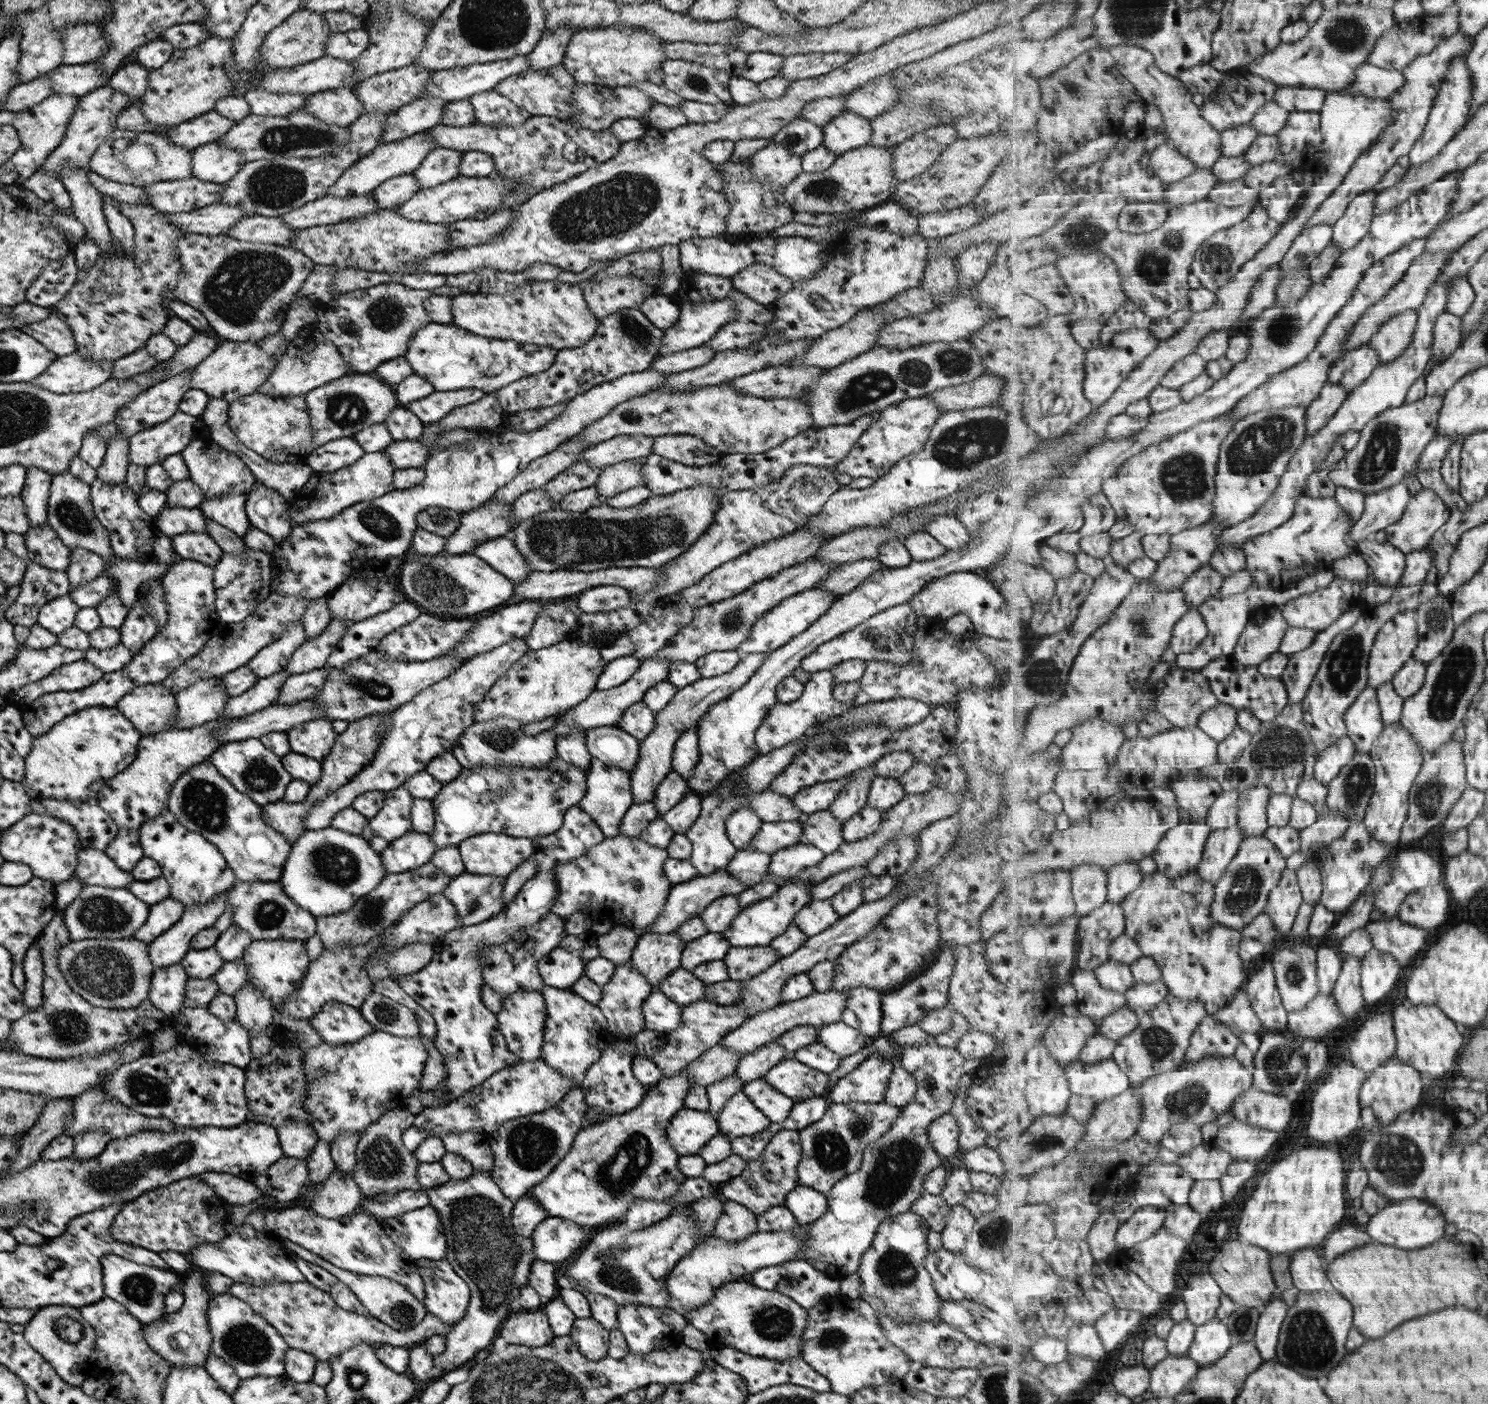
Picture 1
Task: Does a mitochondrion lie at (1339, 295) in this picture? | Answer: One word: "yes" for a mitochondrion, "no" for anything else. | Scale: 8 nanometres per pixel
no

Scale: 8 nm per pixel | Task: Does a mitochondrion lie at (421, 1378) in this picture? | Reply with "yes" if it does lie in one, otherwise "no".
no

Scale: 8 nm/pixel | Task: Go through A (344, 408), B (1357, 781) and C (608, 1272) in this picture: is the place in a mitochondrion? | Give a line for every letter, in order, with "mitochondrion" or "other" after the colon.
A: mitochondrion
B: mitochondrion
C: mitochondrion

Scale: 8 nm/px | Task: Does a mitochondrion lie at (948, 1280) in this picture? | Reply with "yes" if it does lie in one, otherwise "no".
no

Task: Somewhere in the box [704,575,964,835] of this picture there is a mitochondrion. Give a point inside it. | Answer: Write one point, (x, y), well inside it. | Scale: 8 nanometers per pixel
(837, 746)

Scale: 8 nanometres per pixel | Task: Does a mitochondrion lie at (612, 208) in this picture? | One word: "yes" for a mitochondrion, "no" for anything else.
yes

